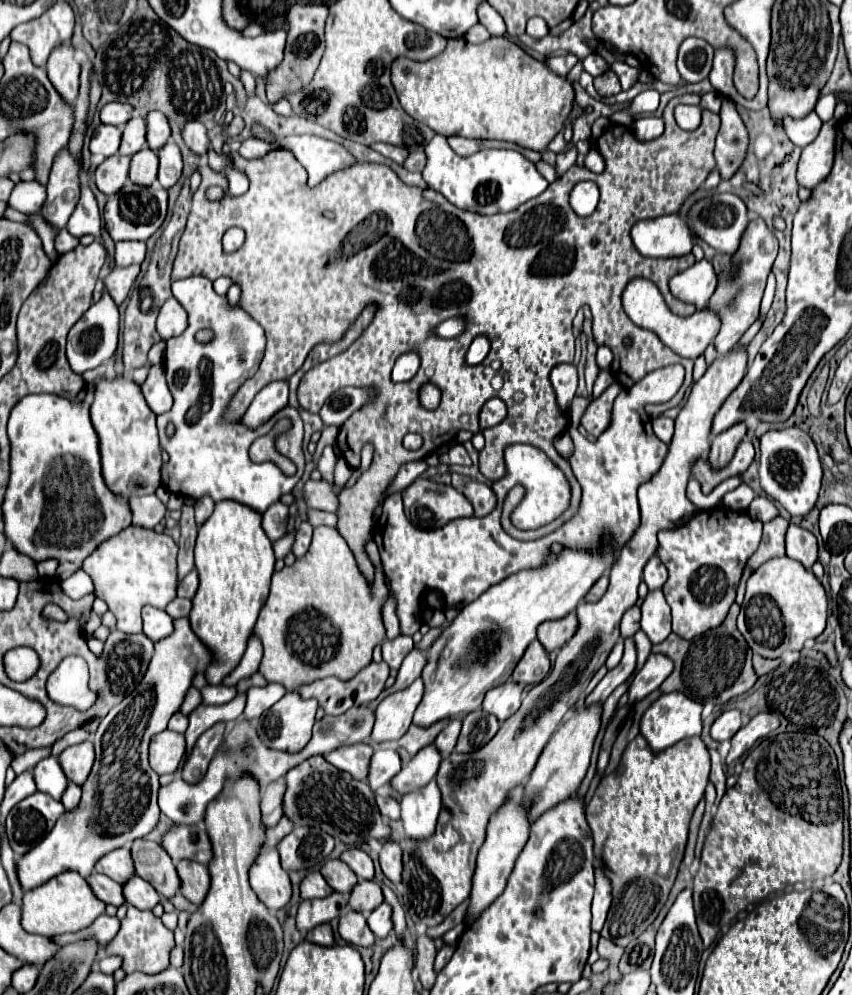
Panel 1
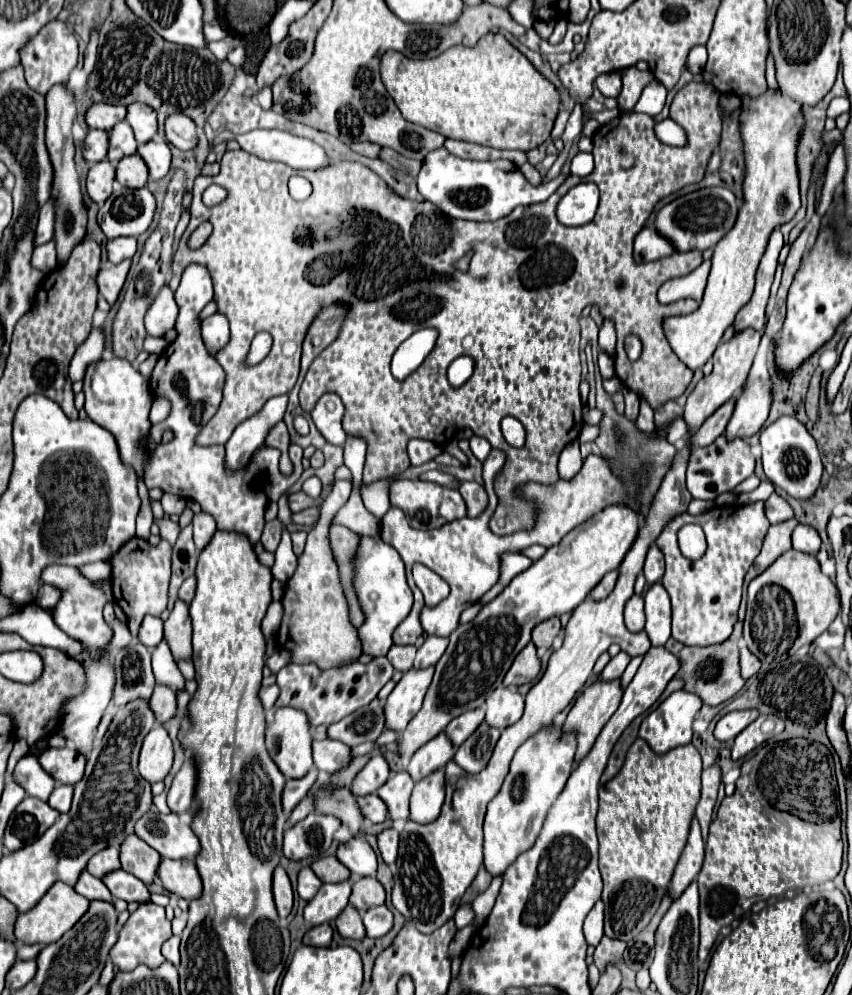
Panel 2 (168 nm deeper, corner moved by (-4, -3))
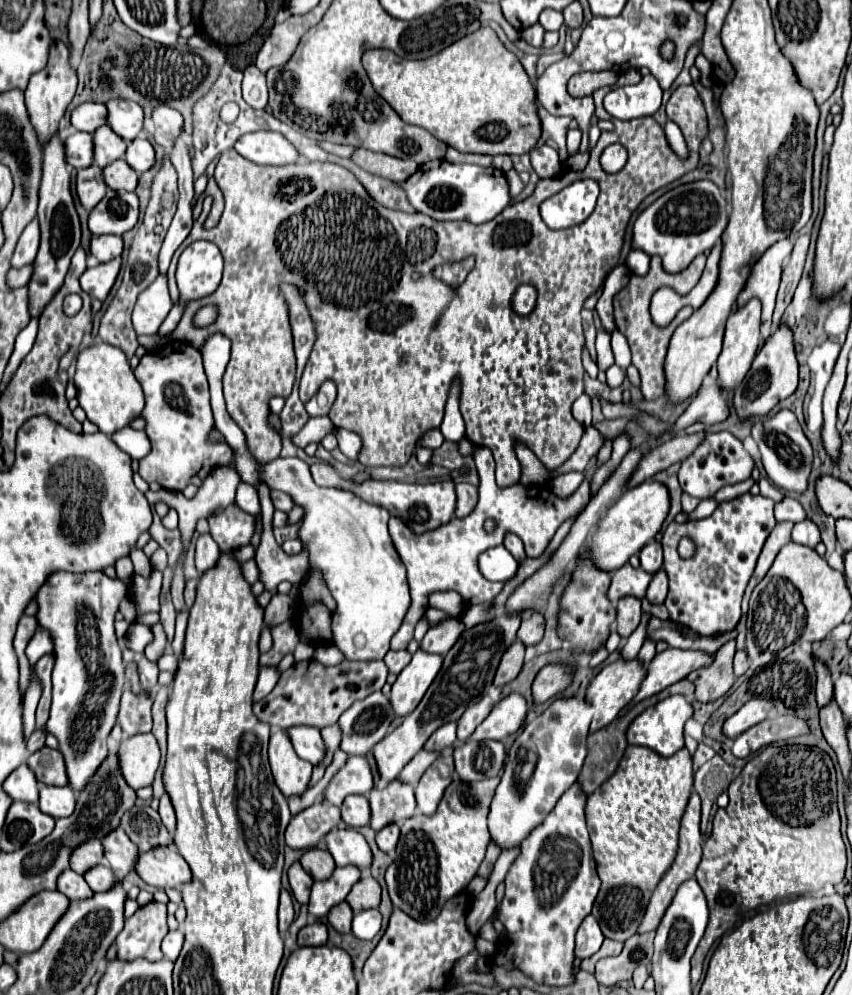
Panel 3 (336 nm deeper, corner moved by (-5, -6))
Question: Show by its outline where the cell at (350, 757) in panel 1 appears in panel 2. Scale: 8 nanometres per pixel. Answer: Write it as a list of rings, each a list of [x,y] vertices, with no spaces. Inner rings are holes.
[[[326,737],[320,741],[316,741],[316,739],[312,741],[312,759],[314,759],[314,765],[318,767],[318,771],[332,775],[338,769],[346,767],[352,757],[350,757],[350,747]]]

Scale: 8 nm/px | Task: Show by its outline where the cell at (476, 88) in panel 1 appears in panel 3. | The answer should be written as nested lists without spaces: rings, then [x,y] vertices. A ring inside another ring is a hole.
[[[481,28],[469,38],[461,38],[453,46],[441,50],[427,60],[405,60],[391,50],[367,50],[363,66],[371,78],[373,88],[391,104],[403,122],[429,130],[435,138],[443,140],[463,152],[479,154],[527,154],[541,138],[541,120],[537,114],[537,90],[527,76],[517,56],[505,48],[491,28]]]

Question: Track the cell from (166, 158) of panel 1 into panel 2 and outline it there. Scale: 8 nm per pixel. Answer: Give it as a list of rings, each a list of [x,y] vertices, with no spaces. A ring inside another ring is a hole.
[[[148,141],[144,145],[138,145],[136,155],[140,155],[148,167],[150,179],[160,179],[170,169],[170,147],[166,141]]]

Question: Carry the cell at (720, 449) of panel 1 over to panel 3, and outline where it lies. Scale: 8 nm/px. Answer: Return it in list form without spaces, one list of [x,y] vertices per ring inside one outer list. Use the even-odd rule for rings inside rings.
[[[787,326],[777,328],[765,346],[757,352],[749,374],[743,380],[743,388],[733,392],[733,406],[741,420],[753,416],[767,416],[781,400],[789,398],[797,388],[797,360],[793,350],[793,336]]]

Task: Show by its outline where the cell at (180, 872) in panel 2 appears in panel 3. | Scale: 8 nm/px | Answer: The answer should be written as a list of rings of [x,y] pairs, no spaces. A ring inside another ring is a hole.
[[[161,848],[141,852],[137,860],[137,874],[155,888],[181,888],[191,882],[189,864],[175,848]]]

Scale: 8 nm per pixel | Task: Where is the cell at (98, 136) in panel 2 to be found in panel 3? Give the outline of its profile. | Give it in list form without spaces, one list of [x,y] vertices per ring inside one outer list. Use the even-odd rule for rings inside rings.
[[[75,132],[65,140],[67,162],[73,168],[87,168],[93,164],[93,134]]]

